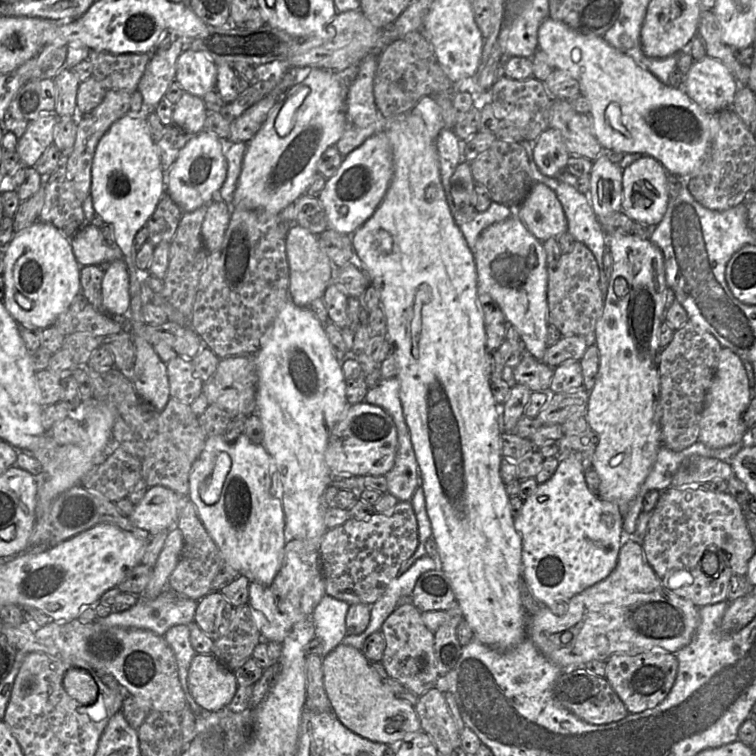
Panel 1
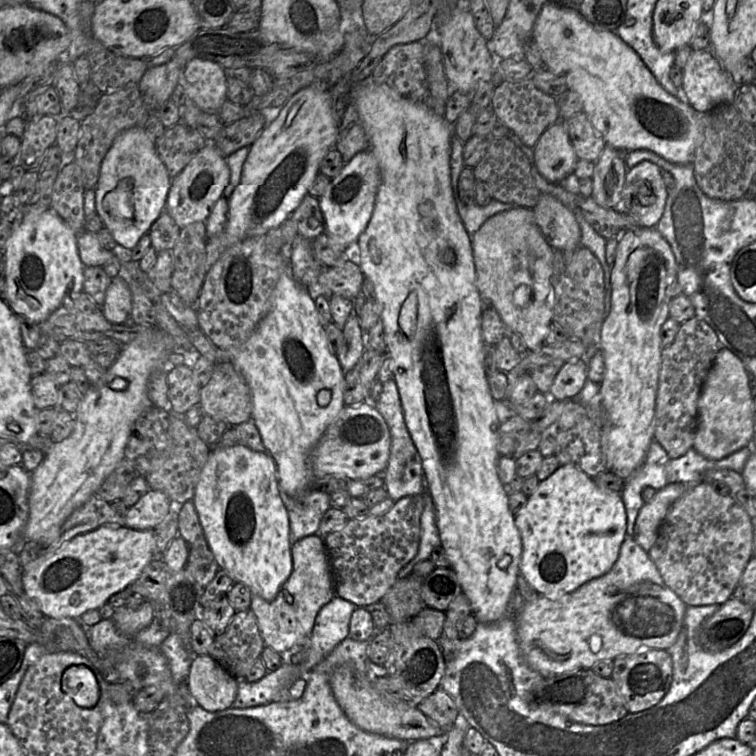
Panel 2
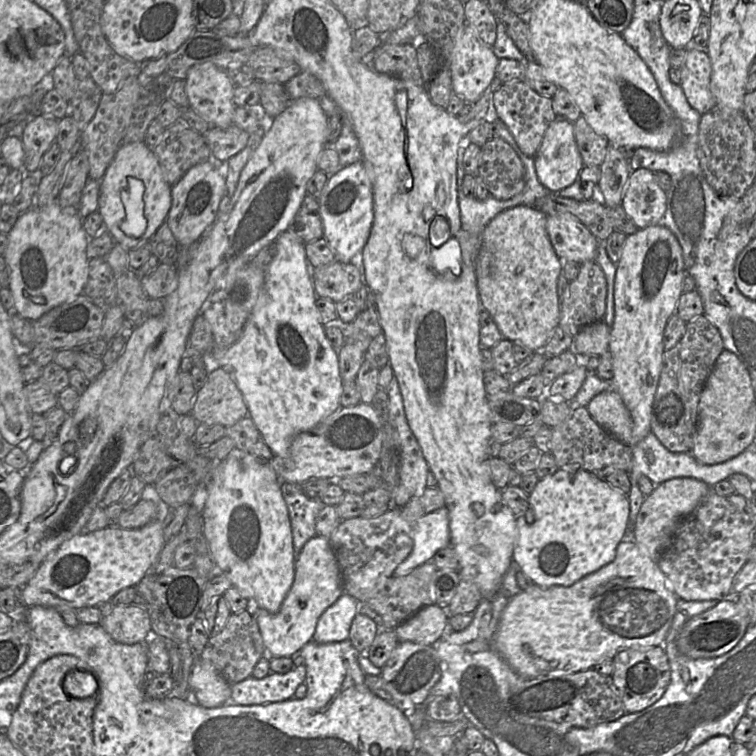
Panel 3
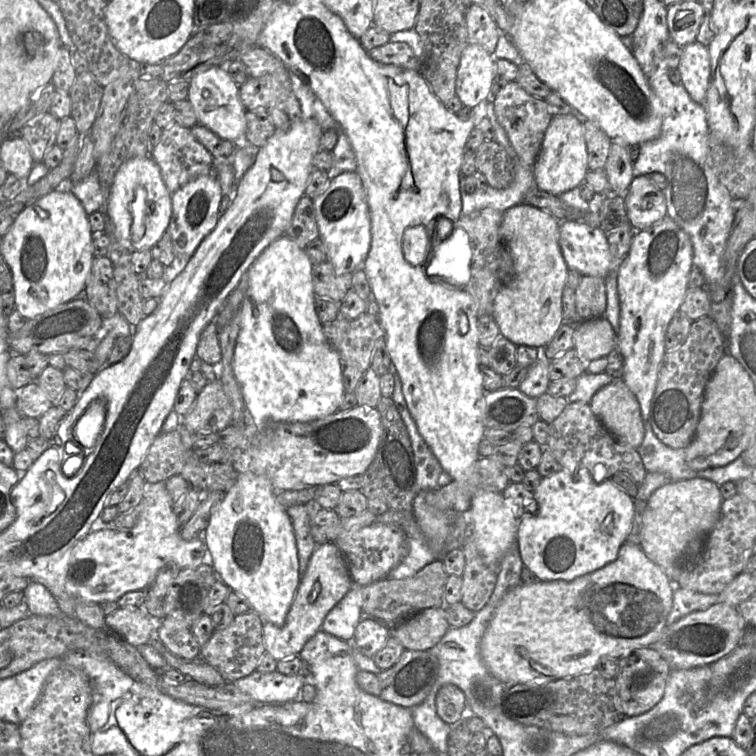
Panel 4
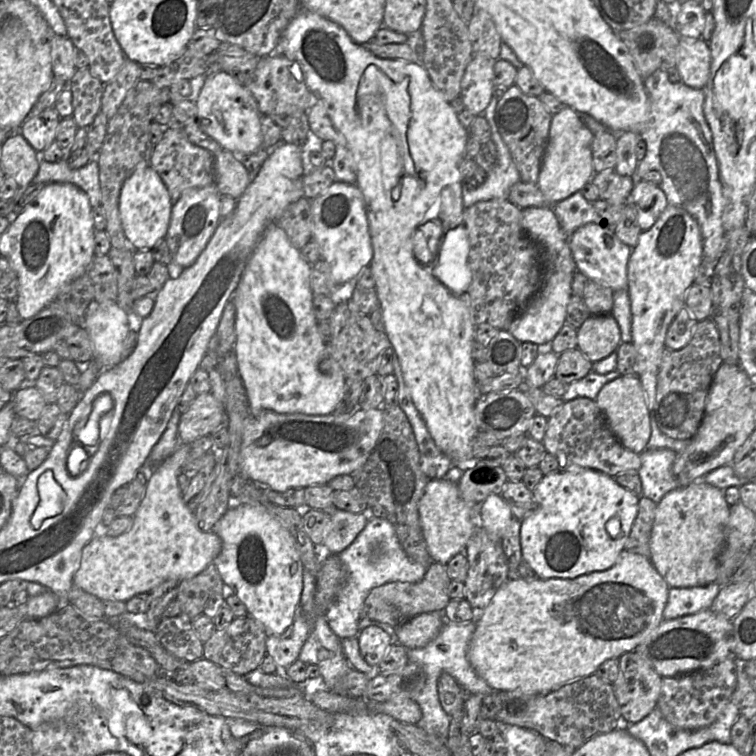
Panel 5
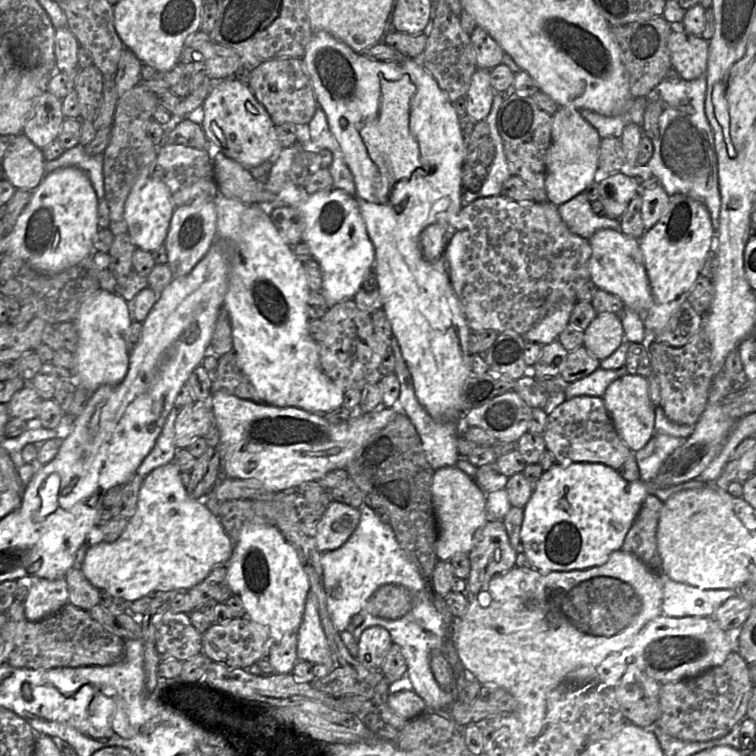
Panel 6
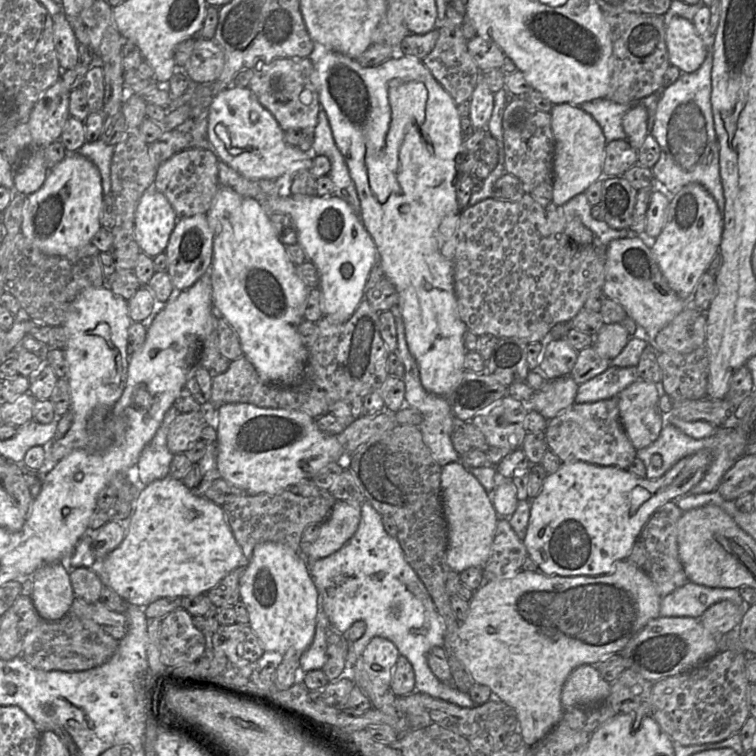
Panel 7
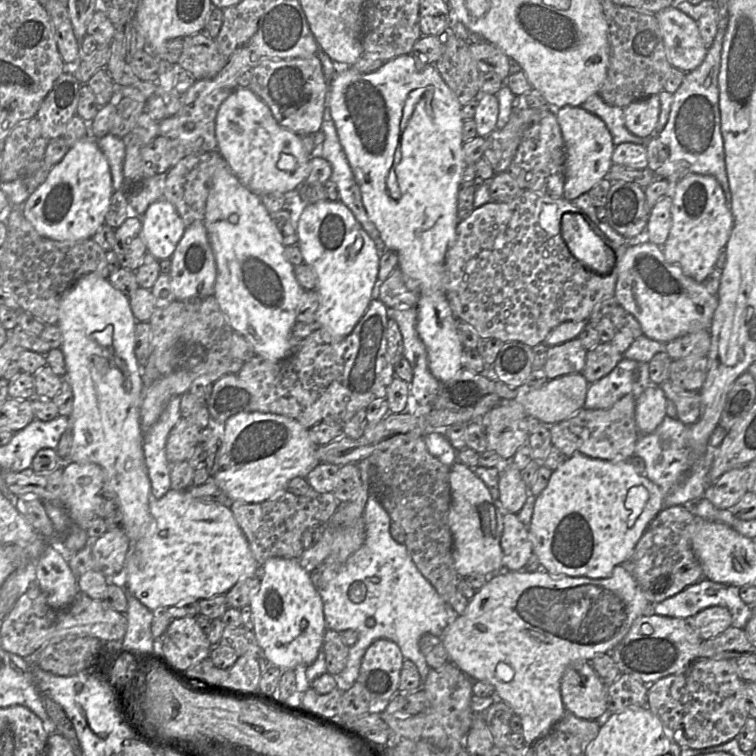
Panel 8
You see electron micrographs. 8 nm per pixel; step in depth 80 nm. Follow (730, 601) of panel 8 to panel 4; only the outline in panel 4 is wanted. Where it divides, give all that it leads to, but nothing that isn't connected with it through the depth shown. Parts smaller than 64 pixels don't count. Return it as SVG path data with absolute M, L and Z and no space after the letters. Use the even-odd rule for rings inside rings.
M674 586L672 608L667 616L666 626L677 622L692 612L707 610L719 602L719 595L703 594Z

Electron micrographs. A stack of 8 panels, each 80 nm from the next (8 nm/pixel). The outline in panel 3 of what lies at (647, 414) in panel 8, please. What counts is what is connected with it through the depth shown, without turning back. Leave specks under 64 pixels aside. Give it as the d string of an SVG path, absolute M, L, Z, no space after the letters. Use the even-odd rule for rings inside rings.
M614 389L596 395L586 406L591 417L608 433L624 443L632 436L633 421L621 396Z

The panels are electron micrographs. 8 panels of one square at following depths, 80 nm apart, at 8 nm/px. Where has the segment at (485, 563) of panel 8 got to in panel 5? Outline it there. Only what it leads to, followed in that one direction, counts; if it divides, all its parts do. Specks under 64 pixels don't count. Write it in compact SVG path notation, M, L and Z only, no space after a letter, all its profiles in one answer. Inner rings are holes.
M442 479L429 480L419 502L419 521L427 549L434 562L446 565L455 555L463 553L468 540L479 525L479 506L466 503L460 496L457 483Z

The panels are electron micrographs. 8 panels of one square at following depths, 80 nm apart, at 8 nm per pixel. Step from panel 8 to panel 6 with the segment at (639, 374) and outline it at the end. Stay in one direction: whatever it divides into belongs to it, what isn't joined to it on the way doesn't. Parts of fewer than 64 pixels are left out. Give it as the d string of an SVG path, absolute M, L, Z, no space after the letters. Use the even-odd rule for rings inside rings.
M625 366L614 370L598 368L583 379L565 384L565 401L577 396L603 397L610 384L627 374Z

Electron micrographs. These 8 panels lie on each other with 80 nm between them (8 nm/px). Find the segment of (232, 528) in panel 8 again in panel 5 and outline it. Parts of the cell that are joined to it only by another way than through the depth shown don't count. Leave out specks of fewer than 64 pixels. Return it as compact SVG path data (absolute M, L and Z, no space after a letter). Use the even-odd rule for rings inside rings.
M180 443L167 459L149 471L144 497L133 516L132 527L123 534L112 537L93 537L83 548L79 568L73 585L97 596L101 600L126 602L133 596L150 592L168 579L184 580L194 577L214 561L221 551L221 539L214 531L201 531L195 522L194 512L183 502L178 476L191 451L191 444Z

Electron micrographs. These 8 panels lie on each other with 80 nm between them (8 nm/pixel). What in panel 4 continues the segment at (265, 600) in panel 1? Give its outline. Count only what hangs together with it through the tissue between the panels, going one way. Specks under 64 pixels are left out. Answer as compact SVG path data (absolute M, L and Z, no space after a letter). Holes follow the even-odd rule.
M333 542L317 545L301 577L284 624L263 623L266 652L277 661L299 655L304 645L321 629L326 615L348 593L352 583L346 559L337 545Z

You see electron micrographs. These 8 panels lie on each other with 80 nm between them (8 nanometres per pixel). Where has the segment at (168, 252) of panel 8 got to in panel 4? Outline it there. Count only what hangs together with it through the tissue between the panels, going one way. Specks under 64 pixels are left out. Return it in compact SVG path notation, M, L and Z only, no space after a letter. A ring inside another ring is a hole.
M135 157L119 167L111 187L108 214L121 243L130 250L151 249L168 230L172 215L172 193L151 157Z

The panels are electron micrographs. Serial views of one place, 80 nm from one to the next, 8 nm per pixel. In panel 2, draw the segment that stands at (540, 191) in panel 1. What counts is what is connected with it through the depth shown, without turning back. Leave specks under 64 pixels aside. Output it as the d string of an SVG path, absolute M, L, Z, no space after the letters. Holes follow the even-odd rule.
M540 194L532 210L543 237L554 250L578 249L581 230L570 209L557 198Z

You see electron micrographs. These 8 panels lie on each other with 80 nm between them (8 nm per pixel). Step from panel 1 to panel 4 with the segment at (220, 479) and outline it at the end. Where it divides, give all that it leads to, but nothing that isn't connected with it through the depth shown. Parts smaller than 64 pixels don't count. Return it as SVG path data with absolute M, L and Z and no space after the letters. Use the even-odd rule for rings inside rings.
M252 471L239 473L235 484L213 509L209 524L203 533L208 559L217 576L232 591L245 597L251 610L264 622L282 626L300 583L299 560L291 519L276 497L271 480Z

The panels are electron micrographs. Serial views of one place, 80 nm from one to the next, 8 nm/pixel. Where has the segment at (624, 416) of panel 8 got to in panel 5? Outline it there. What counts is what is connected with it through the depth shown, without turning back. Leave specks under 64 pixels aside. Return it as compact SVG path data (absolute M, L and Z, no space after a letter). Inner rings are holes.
M578 397L563 403L549 418L543 439L546 452L557 458L559 469L590 468L615 477L626 471L638 471L641 457L619 442L595 400Z

